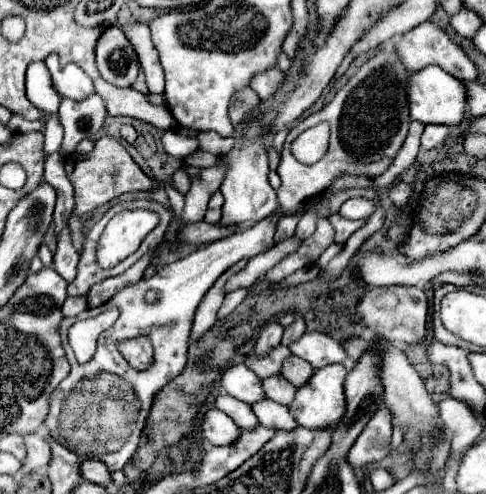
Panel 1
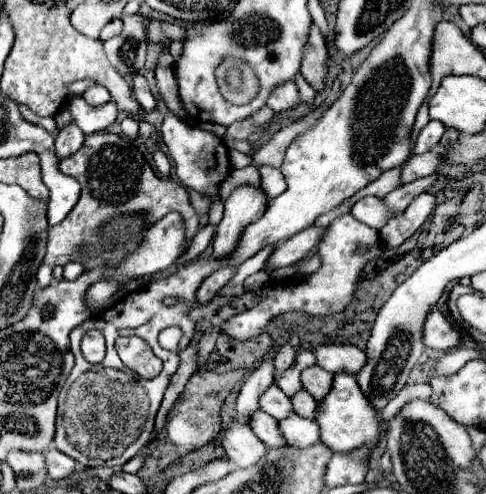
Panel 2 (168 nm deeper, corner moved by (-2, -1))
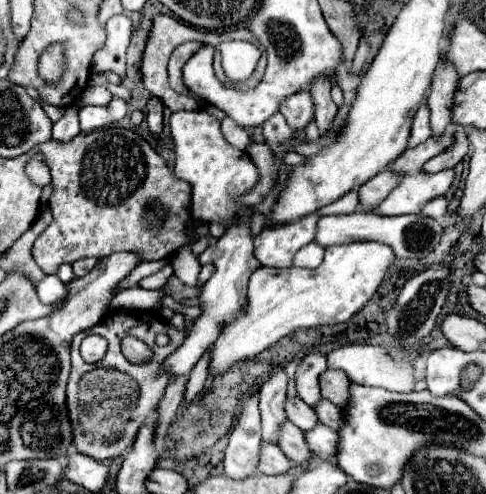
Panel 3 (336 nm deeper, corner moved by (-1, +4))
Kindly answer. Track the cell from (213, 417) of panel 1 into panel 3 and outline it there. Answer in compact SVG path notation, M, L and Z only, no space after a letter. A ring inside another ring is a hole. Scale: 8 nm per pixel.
M273 444L261 446L259 470L263 474L285 474L291 468L293 468L293 462L283 454L283 450L279 450L279 446L273 446Z

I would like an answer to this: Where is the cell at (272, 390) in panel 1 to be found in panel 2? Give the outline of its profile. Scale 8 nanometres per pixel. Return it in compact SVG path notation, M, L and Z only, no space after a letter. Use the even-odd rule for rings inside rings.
M298 391L296 395L290 397L292 399L292 407L294 407L294 413L300 415L300 417L308 417L308 419L314 419L314 409L316 409L316 399L308 393L308 391Z

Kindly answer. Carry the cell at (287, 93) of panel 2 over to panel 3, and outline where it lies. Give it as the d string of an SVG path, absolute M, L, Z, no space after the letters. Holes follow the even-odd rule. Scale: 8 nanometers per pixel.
M309 90L297 92L281 104L281 114L287 118L293 130L305 130L311 120L315 120L315 104Z

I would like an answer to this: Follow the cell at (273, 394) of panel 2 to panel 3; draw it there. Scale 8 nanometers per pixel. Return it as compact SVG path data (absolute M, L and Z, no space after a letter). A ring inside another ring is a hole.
M289 398L285 402L285 412L287 412L287 420L305 432L313 430L319 424L319 418L315 418L315 410L307 406L301 398Z

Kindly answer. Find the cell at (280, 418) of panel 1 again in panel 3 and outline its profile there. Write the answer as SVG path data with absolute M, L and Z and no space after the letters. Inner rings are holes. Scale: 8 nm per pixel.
M319 424L313 430L309 430L305 436L315 456L321 456L321 460L329 460L335 464L335 450L339 446L339 434L335 430Z

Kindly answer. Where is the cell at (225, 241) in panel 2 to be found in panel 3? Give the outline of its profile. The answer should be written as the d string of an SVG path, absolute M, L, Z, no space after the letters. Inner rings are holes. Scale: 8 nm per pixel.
M237 220L235 224L231 224L225 230L225 234L217 240L217 244L209 246L199 256L199 260L213 262L217 270L207 280L207 284L201 288L201 296L199 296L201 314L193 320L193 326L185 334L183 344L173 354L169 354L169 358L165 358L165 362L161 366L161 370L165 370L171 378L189 376L189 372L199 362L199 358L213 348L215 340L221 334L223 324L235 320L239 314L245 312L245 306L247 306L247 282L249 282L249 276L253 274L253 270L259 268L259 262L253 256L253 236L251 236L249 224L245 220Z

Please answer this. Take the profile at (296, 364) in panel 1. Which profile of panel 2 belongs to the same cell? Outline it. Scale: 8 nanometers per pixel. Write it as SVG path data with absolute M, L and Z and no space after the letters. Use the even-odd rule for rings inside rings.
M312 365L312 367L306 367L302 371L302 383L304 383L304 389L314 397L314 399L322 399L328 391L330 391L330 385L332 385L332 373L324 371L322 367L318 365Z

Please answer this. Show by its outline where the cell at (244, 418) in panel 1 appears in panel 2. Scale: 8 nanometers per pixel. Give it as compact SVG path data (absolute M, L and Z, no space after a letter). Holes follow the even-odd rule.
M254 411L254 413L252 413L252 419L248 421L248 425L252 427L254 435L256 435L266 447L282 447L282 445L286 445L286 441L284 441L282 435L280 435L280 429L278 429L276 419L270 417L268 413L264 413L264 411Z

